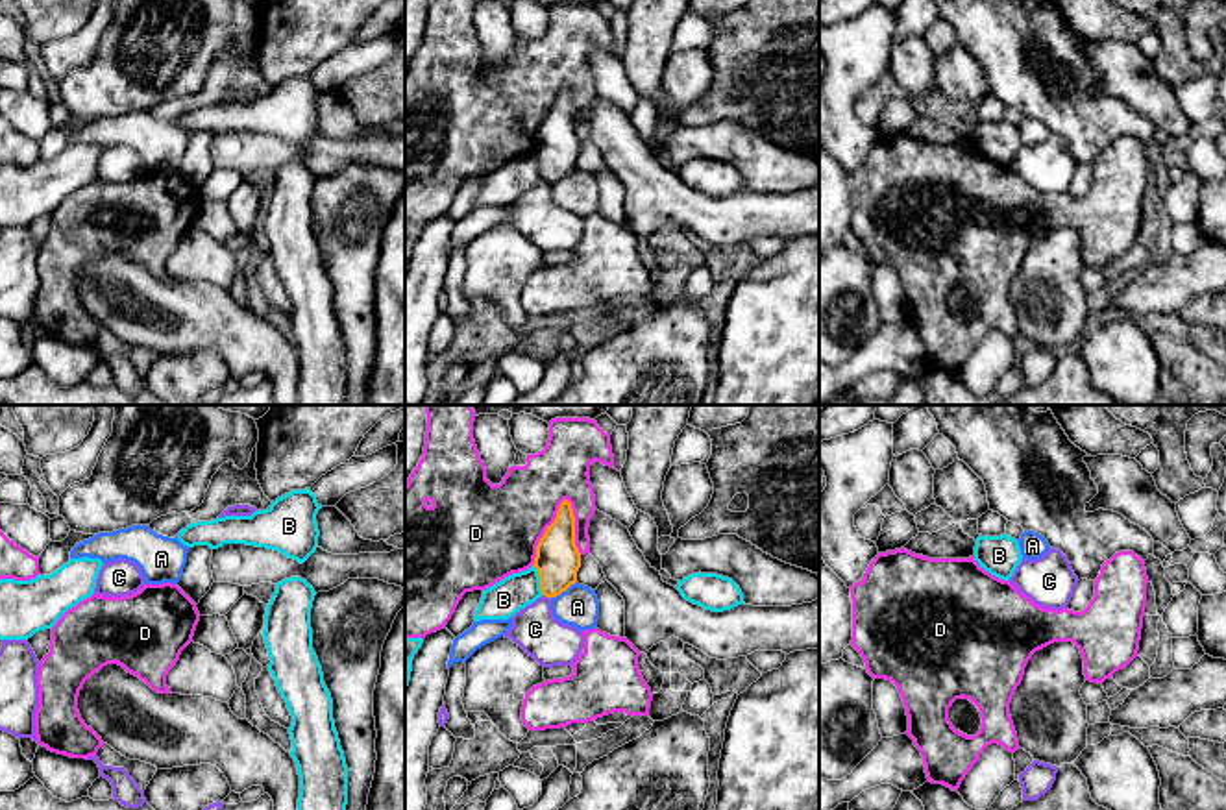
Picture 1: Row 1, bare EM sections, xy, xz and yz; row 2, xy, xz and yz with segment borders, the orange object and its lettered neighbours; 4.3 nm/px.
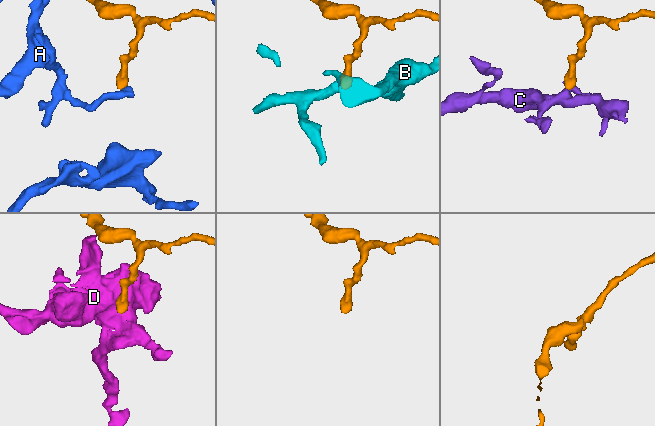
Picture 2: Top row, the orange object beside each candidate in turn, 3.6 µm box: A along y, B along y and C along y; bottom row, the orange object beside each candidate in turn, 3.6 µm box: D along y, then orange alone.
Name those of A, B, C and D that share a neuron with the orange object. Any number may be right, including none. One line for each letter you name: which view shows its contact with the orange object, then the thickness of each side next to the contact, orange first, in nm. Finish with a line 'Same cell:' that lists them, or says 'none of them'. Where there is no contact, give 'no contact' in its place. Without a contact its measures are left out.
Same cell: none of them

